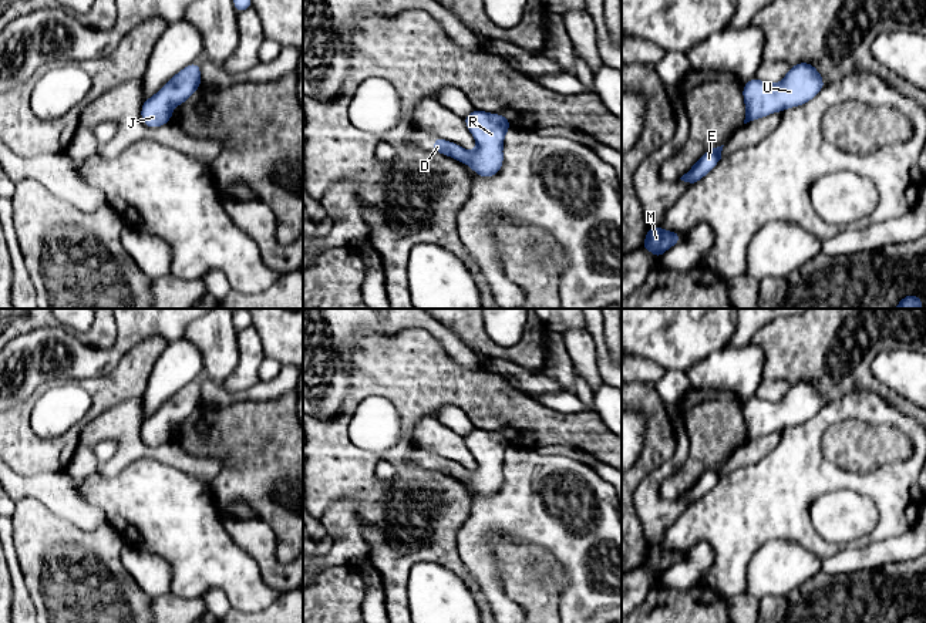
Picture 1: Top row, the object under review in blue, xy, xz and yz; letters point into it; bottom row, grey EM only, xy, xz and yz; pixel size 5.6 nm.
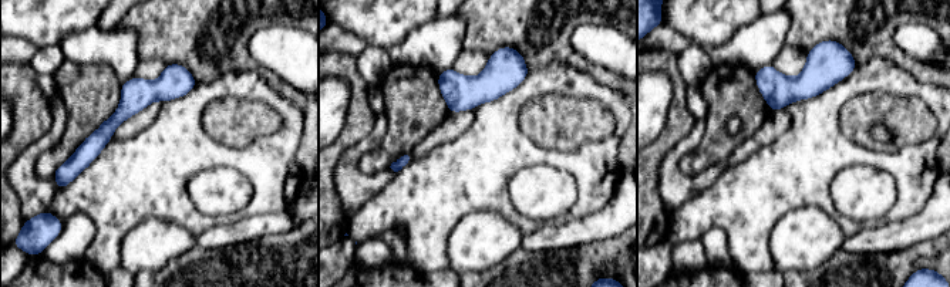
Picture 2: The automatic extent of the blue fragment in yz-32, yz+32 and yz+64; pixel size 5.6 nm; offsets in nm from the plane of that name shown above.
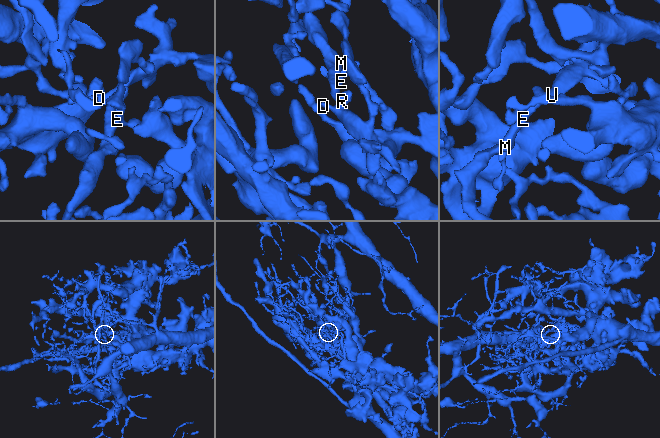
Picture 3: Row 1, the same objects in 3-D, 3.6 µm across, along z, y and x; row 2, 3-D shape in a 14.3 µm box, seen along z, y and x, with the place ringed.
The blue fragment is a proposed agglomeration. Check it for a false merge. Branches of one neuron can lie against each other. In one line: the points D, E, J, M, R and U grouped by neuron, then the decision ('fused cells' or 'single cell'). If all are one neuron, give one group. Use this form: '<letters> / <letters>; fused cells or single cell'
D R U / E J M; fused cells

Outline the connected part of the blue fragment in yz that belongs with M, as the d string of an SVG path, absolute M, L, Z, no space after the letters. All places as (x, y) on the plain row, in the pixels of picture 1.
M659 543L649 545L644 562L640 568L650 569L654 576L659 579L659 576L670 566L673 566L676 562L681 559L681 553L678 550L667 550L661 548Z

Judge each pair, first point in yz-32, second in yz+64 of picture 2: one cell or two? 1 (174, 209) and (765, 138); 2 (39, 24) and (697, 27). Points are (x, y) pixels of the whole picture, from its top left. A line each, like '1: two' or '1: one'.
1: two
2: one

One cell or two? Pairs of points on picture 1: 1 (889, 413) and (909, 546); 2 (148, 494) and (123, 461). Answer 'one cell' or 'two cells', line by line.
1: two cells
2: two cells

